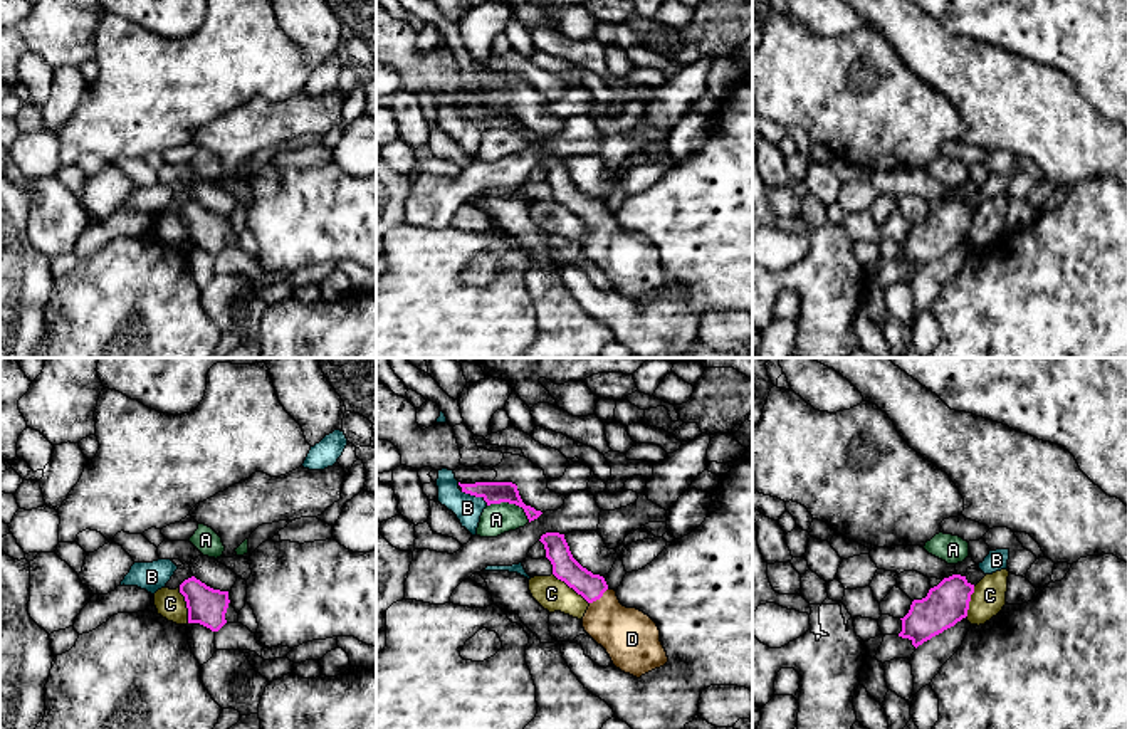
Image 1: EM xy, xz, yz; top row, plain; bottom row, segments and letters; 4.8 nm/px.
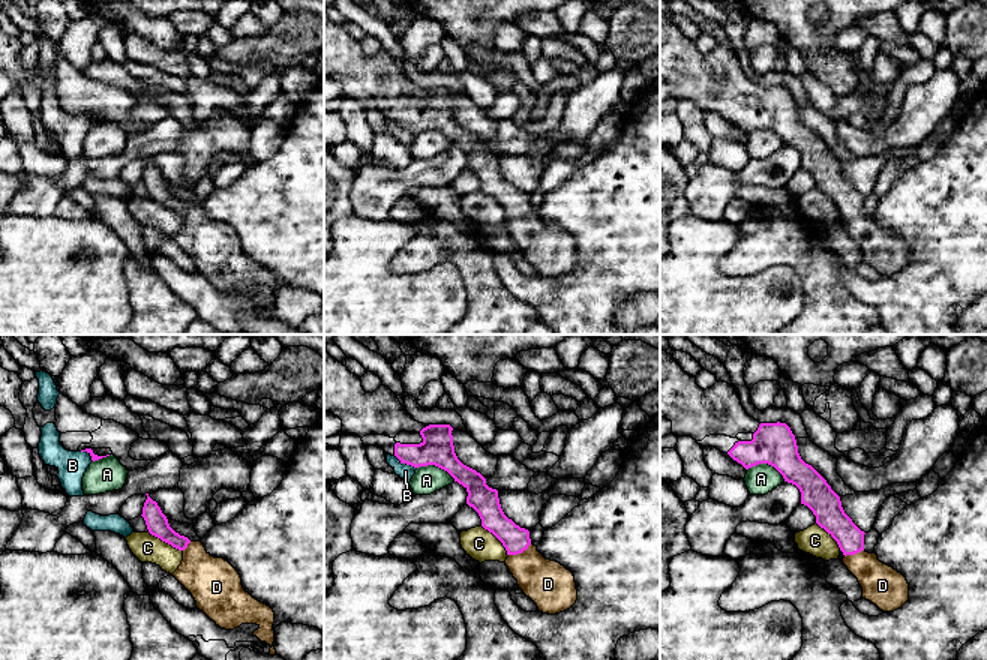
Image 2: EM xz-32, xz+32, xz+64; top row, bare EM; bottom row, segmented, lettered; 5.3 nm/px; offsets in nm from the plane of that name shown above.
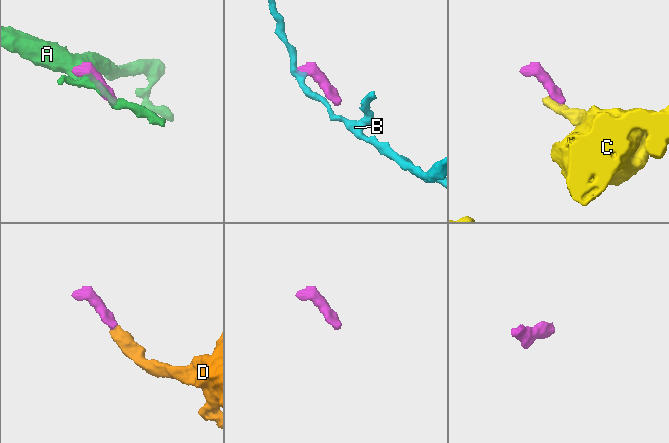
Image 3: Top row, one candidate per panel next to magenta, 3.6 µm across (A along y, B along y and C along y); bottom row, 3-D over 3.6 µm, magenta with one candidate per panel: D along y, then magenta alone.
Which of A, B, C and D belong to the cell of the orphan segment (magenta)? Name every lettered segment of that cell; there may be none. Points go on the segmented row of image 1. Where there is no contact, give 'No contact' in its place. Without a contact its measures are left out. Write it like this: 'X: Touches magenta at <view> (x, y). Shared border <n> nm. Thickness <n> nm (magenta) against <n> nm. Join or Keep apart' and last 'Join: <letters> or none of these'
A: Touches magenta at xz (511, 503). Shared border 220 nm. Thickness 110 nm (magenta) against 150 nm. Keep apart
B: Touches magenta at xz (474, 494). Shared border 150 nm. Thickness 110 nm (magenta) against 130 nm. Keep apart
C: Touches magenta at xz (571, 587). Shared border 220 nm. Thickness 130 nm (magenta) against 160 nm. Keep apart
D: Touches magenta at xz (598, 598). Shared border 120 nm. Thickness 130 nm (magenta) against 280 nm. Join
Join: D

